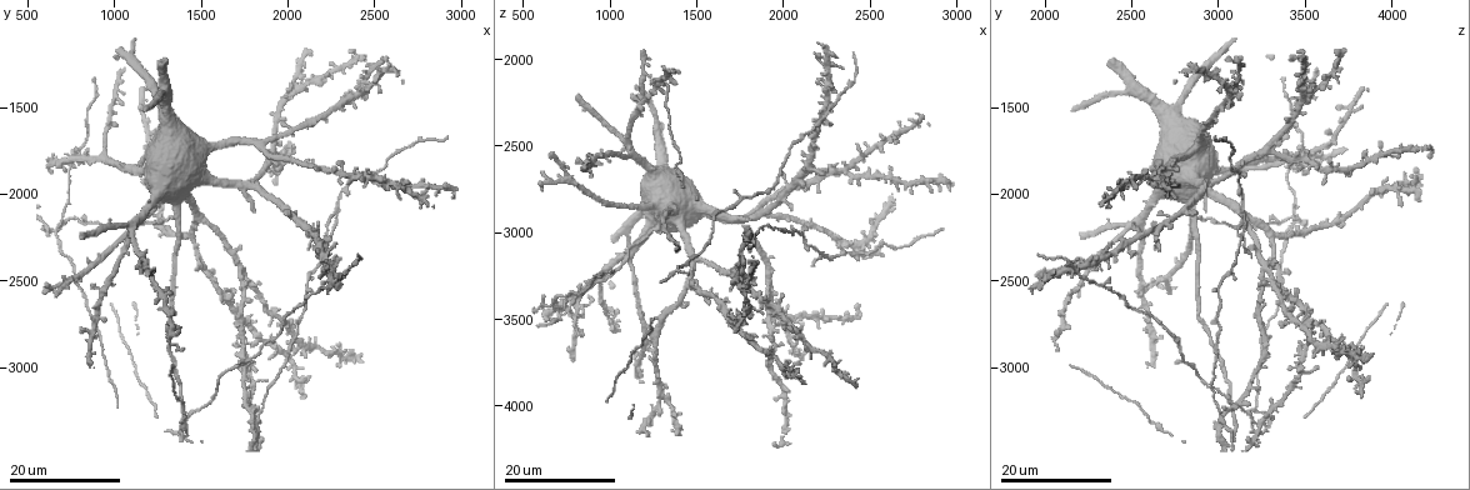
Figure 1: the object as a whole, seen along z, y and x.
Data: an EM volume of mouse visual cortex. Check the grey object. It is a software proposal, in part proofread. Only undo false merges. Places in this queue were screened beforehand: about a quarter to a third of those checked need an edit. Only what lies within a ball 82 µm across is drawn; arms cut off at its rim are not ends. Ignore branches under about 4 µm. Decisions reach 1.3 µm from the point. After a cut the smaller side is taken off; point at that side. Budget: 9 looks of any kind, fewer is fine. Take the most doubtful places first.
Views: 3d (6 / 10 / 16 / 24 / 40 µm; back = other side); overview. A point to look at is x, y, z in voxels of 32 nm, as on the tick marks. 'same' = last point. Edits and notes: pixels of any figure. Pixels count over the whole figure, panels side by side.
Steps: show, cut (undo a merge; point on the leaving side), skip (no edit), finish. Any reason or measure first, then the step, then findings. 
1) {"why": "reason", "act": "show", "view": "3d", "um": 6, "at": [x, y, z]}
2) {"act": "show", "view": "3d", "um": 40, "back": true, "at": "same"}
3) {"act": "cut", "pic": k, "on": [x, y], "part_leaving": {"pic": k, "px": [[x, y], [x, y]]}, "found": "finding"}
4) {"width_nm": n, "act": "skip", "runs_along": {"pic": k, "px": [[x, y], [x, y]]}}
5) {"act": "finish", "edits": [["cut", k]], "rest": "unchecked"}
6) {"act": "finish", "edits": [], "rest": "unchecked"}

{"why": "three arms meet", "act": "show", "view": "3d", "um": 24, "at": [2260, 2120, 3140]}

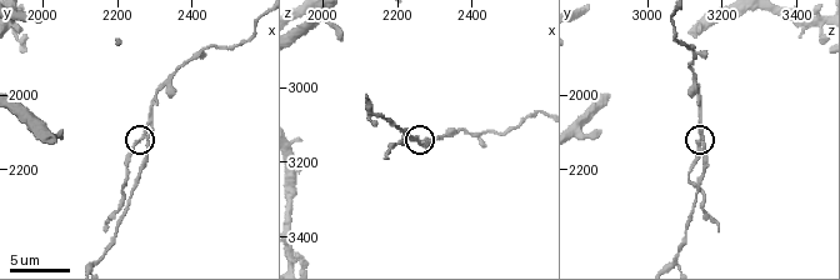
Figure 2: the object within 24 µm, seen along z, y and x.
{"why": "zoom in", "act": "show", "view": "3d", "um": 10, "at": [2270, 2110, 3140]}

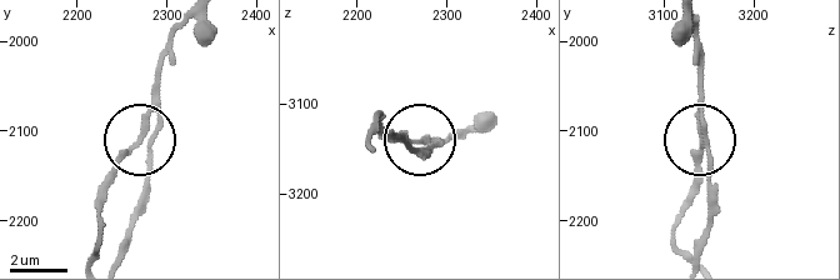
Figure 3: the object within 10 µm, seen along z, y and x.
{"side_arm_um": 11, "act": "cut", "pic": 3, "on": [126, 150], "part_leaving": {"pic": 3, "px": [[150, 115], [105, 199], [98, 256]]}, "found": "a second cell is stuck on"}

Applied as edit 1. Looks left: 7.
{"act": "show", "view": "overview"}

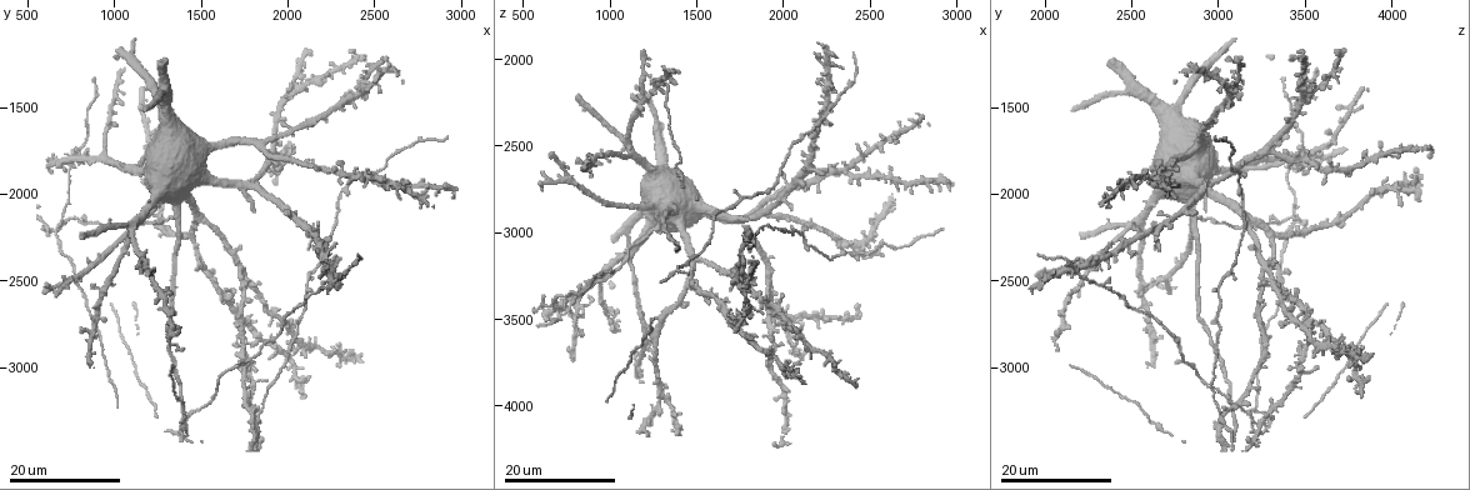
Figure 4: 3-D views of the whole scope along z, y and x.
{"why": "thin arm on a thick one", "act": "show", "view": "3d", "um": 24, "at": [760, 1860, 3440]}

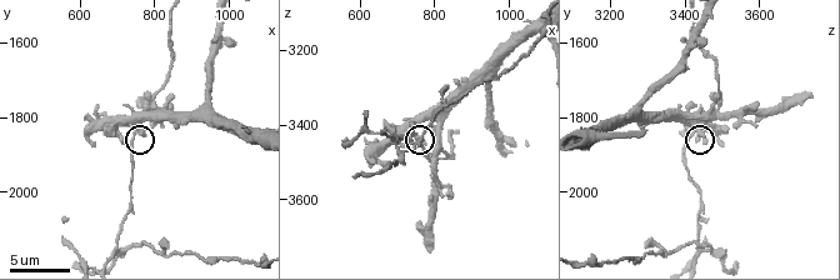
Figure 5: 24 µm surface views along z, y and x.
{"why": "zoom in", "act": "show", "view": "3d", "um": 6, "at": [760, 1840, 3440]}

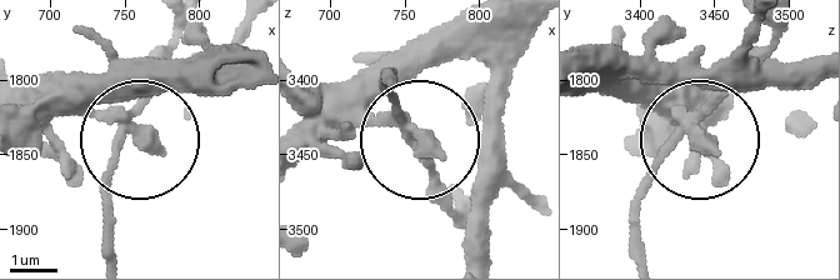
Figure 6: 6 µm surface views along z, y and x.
{"arms": 3, "act": "skip", "found": "all the same cell"}

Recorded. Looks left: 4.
{"act": "show", "view": "3d", "um": 10, "at": [710, 2170, 3490]}

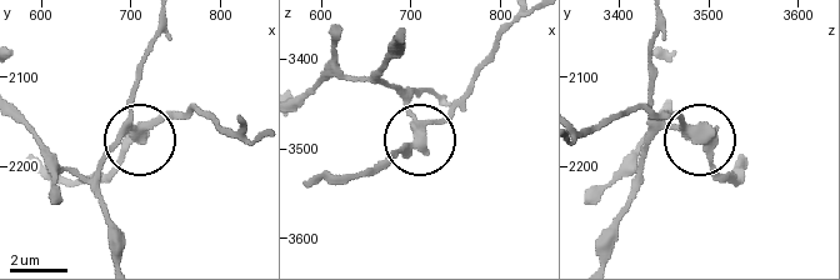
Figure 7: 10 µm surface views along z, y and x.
{"width_nm": 350, "act": "cut", "pic": 7, "on": [170, 111], "part_leaving": {"pic": 7, "px": [[139, 130], [194, 109], [221, 128], [258, 138]]}, "found": "a second cell is stuck on"}

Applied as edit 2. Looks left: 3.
{"act": "finish", "edits": [["cut", 3], ["cut", 7]], "rest": "unchecked"}

